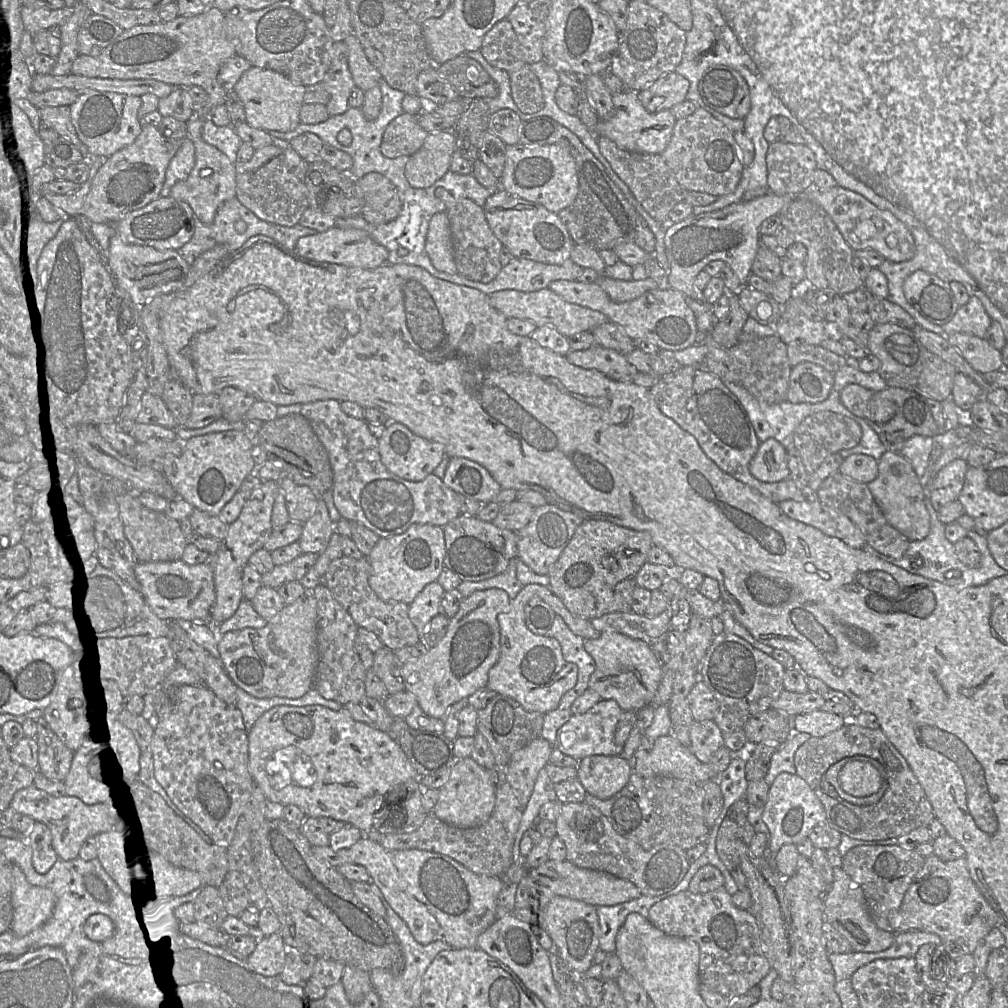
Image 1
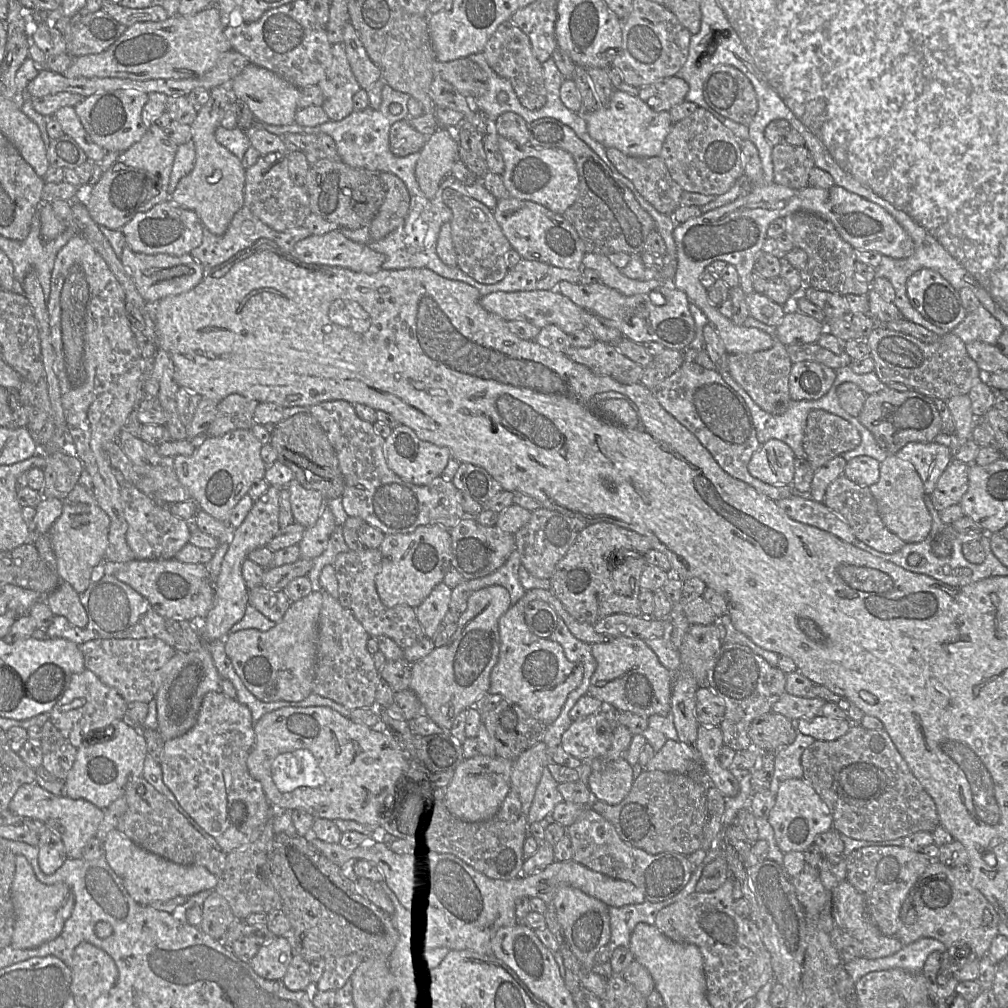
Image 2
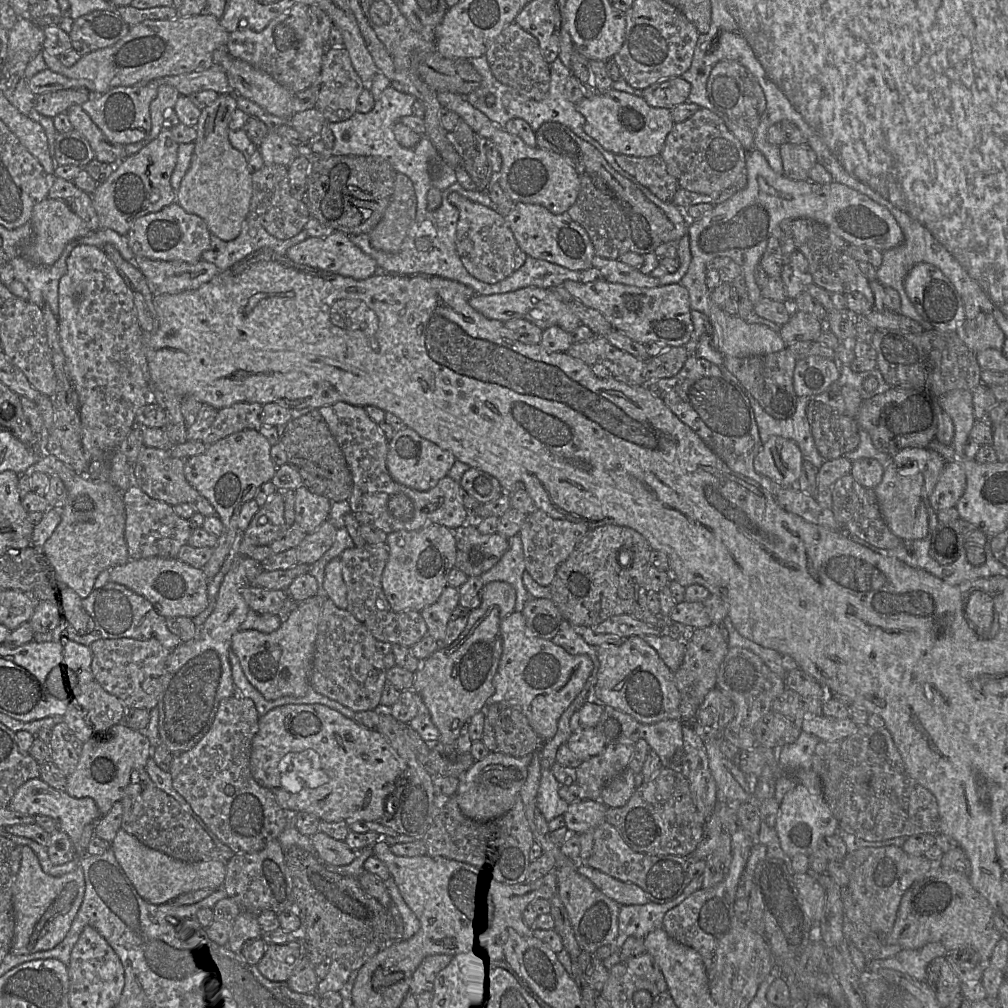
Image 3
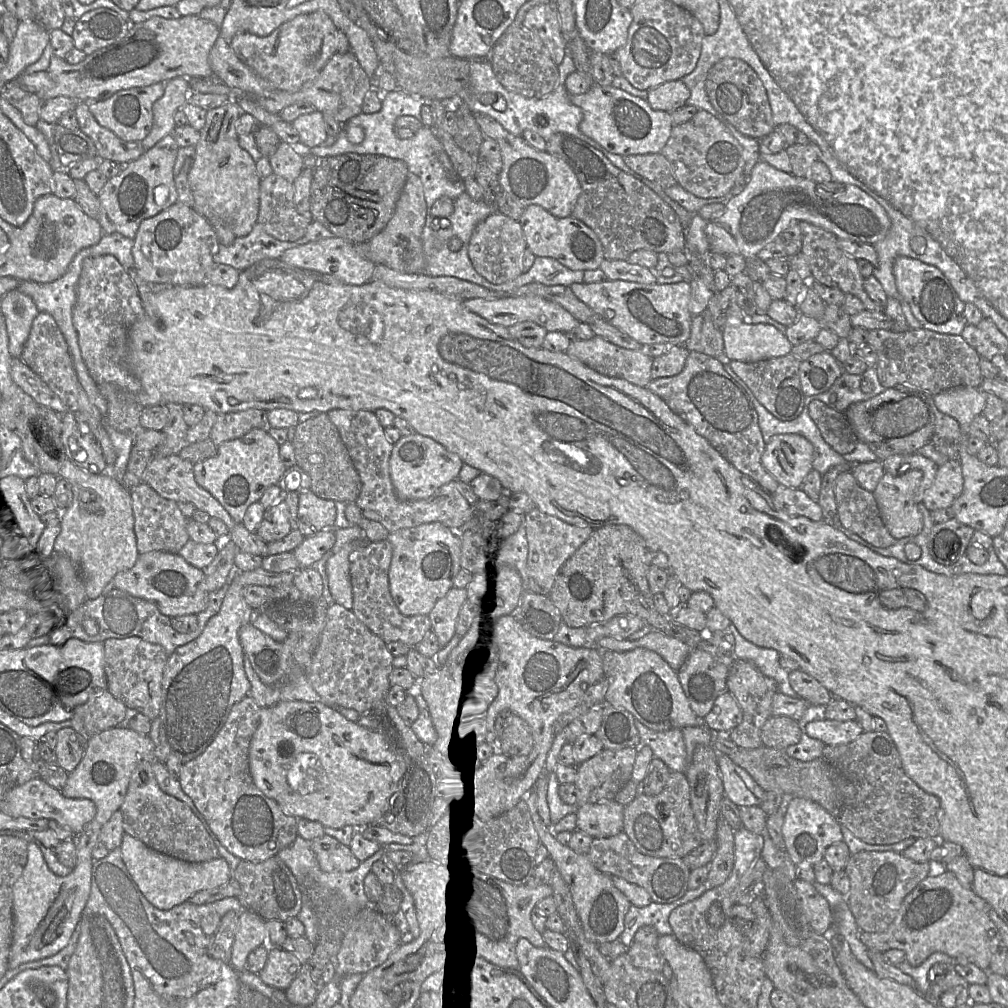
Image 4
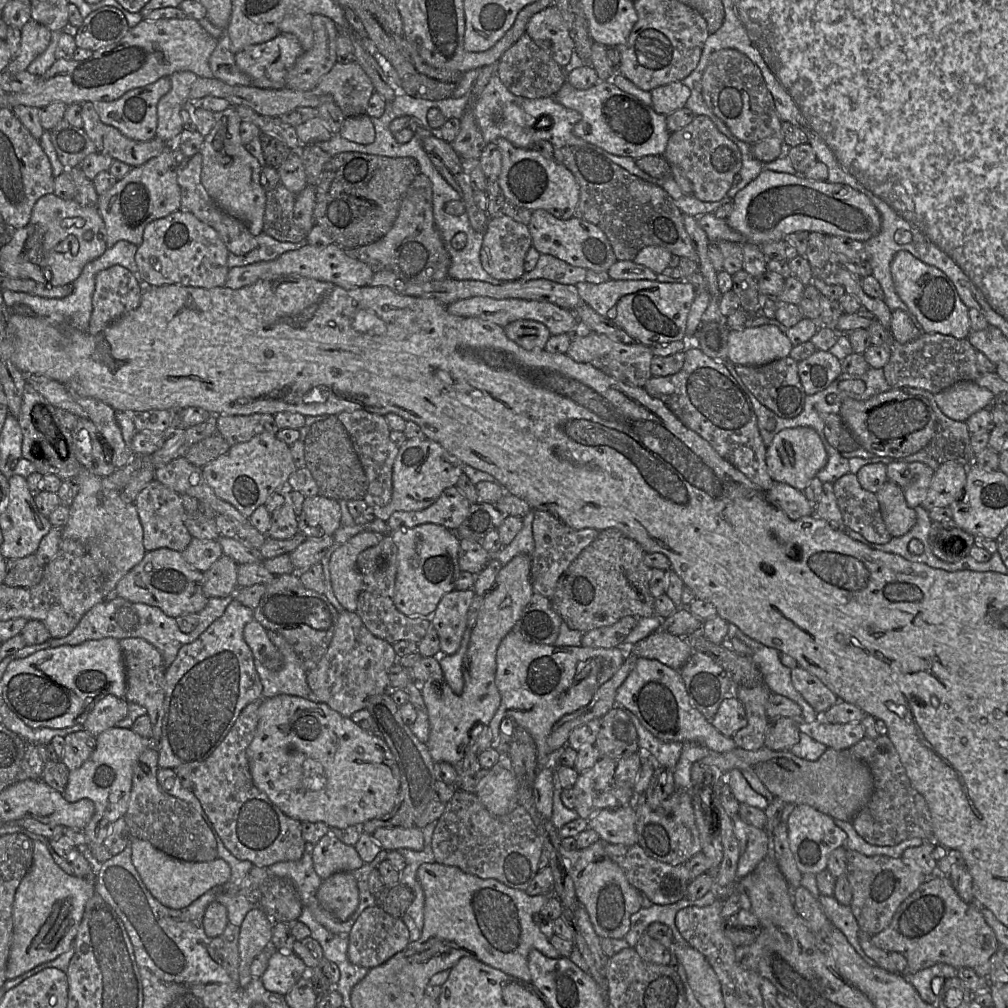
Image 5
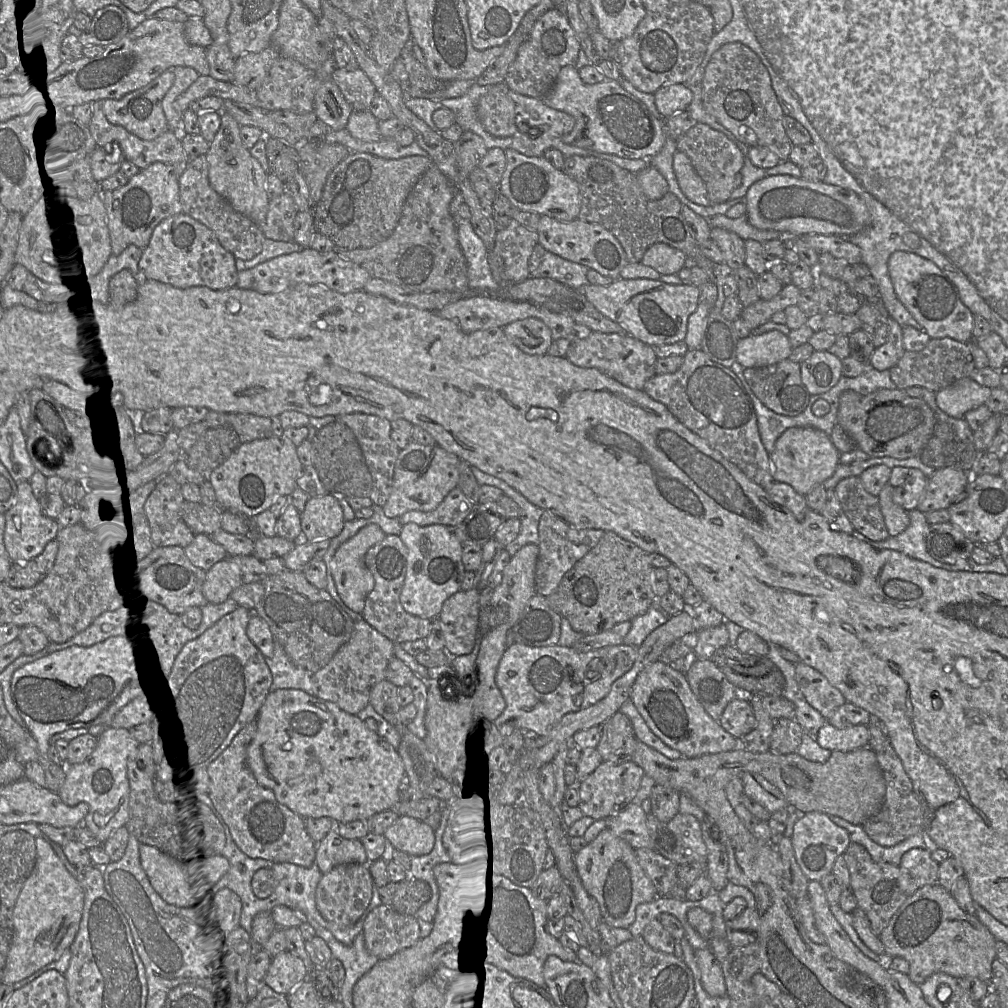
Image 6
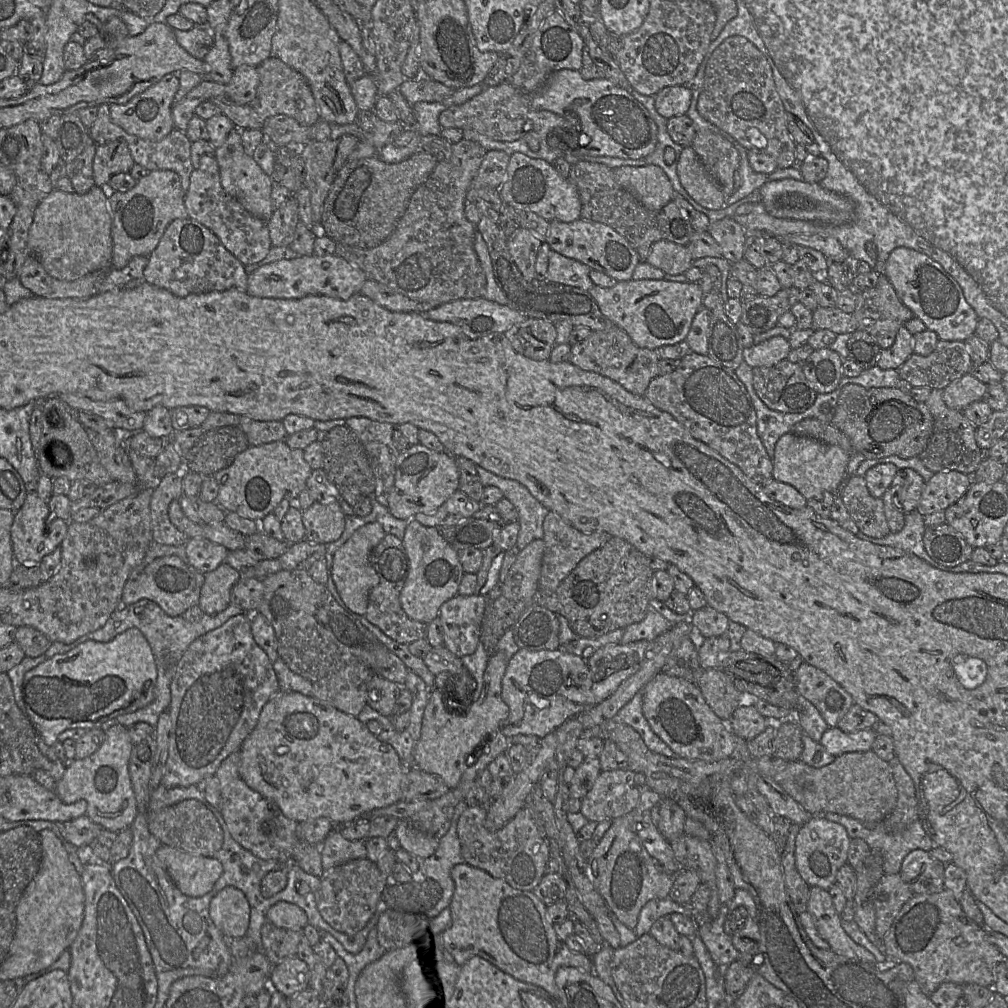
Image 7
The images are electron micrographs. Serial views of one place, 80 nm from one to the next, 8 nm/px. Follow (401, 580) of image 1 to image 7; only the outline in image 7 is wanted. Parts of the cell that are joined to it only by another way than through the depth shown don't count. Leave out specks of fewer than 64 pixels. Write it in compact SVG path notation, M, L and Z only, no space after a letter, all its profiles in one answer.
M412 519L402 542L409 558L409 573L400 592L400 603L410 619L428 625L438 618L441 605L458 594L465 572L459 553L445 541L437 527L426 527Z

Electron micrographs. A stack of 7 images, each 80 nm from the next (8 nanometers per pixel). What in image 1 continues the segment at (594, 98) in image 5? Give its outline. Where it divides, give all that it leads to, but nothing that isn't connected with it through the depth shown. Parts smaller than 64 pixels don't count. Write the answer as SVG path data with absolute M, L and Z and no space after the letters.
M632 90L612 94L614 113L604 121L598 121L596 135L605 136L626 151L642 154L661 154L667 147L677 119L671 109L657 113L647 111Z

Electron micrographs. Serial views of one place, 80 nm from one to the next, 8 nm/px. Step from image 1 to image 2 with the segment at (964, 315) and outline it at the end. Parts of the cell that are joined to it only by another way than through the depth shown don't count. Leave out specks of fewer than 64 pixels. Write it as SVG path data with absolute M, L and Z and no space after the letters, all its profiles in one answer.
M980 304L975 311L967 313L951 332L965 344L980 341L995 345L1003 331L1002 324Z

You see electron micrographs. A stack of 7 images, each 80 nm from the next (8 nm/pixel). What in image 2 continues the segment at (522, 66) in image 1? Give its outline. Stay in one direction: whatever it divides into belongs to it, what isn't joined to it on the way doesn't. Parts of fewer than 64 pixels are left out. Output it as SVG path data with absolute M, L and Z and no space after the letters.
M509 20L501 23L486 43L483 53L491 68L510 81L522 106L538 110L546 104L542 63L535 57L529 37L520 28Z

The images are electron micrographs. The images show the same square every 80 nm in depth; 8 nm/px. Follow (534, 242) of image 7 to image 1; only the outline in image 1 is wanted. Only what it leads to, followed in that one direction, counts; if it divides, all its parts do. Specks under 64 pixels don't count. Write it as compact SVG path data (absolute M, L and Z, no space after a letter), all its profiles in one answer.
M438 188L435 195L447 207L457 272L472 281L481 283L492 281L502 268L500 252L503 244L489 227L483 207L468 198L455 198L444 188Z

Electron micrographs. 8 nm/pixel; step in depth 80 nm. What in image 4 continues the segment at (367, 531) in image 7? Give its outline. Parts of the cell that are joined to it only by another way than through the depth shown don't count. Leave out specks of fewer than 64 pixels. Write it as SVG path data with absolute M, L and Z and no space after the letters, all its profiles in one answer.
M367 540L354 541L346 544L339 552L334 554L326 564L328 585L335 603L347 610L353 607L353 592L350 579L350 554L358 548L371 543Z

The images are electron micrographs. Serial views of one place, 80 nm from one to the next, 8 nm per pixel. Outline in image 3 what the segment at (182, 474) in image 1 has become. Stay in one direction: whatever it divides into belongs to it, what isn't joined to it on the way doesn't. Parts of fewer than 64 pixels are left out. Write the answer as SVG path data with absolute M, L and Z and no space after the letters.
M244 429L208 445L204 453L186 460L184 474L187 481L211 503L224 526L211 558L203 567L208 580L220 571L237 538L241 507L253 499L258 488L271 481L276 472L270 449L271 444L259 430Z

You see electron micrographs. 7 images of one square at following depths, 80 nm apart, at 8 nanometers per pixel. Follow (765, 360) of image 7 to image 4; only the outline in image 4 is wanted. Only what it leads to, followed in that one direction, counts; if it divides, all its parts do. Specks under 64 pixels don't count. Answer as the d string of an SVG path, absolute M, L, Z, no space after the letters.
M725 316L725 324L722 327L722 335L724 341L724 352L731 360L757 362L760 360L785 356L791 352L792 348L792 344L789 342L785 334L770 324L748 324L741 320L727 320Z

